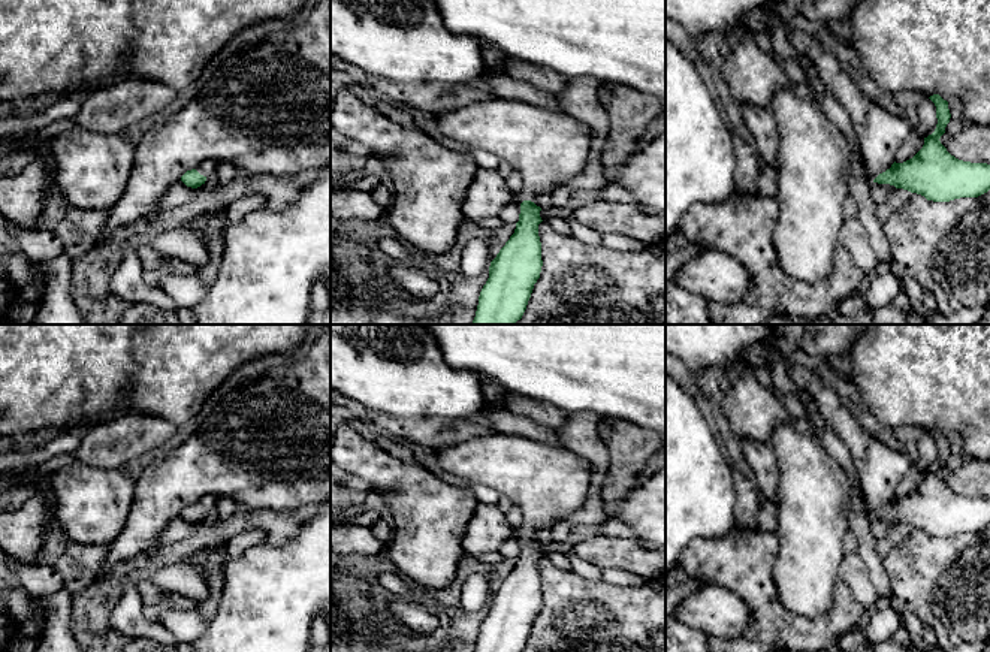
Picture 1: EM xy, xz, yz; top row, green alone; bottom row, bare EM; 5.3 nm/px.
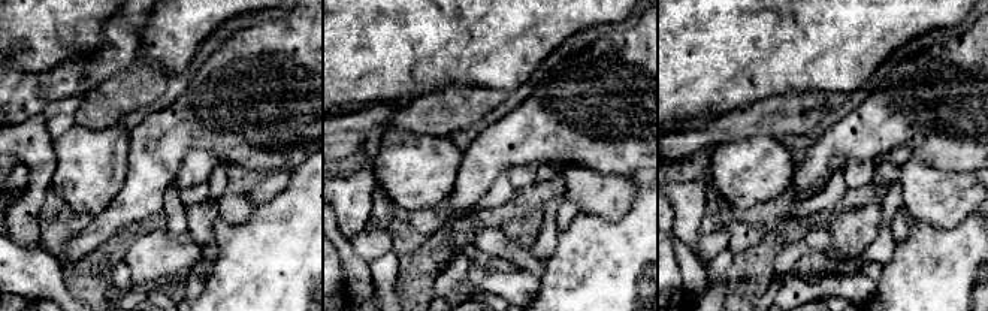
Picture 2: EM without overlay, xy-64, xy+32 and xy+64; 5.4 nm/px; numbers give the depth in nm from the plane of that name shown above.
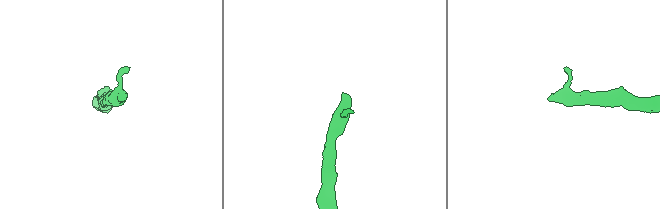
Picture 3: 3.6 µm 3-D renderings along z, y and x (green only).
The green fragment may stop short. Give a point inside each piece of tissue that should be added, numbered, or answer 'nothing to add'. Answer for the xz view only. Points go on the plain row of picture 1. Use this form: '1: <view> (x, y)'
1: xz (548, 483)

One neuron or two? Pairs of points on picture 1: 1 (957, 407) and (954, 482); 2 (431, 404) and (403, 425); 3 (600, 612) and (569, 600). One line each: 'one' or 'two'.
1: two
2: two
3: one

